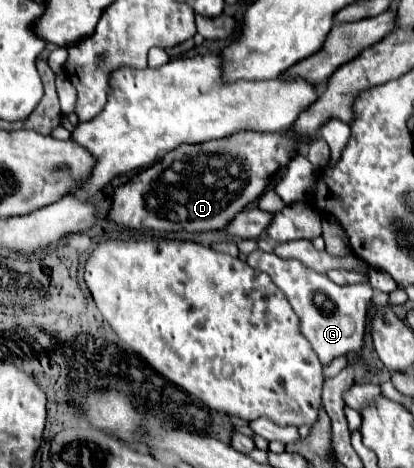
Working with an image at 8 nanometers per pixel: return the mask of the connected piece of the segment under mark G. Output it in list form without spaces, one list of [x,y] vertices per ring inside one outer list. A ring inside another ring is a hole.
[[[261,249],[249,253],[247,263],[251,261],[251,267],[265,271],[271,281],[285,293],[289,299],[293,311],[297,313],[301,321],[301,333],[309,339],[313,345],[313,351],[319,355],[323,365],[329,365],[333,357],[339,355],[357,355],[363,347],[363,335],[365,335],[365,311],[373,297],[373,287],[369,283],[355,283],[355,285],[333,285],[325,275],[311,271],[303,263],[295,259],[279,259],[275,253],[265,253]],[[315,295],[325,295],[329,301],[333,301],[335,309],[325,311],[319,309],[315,303]]]

